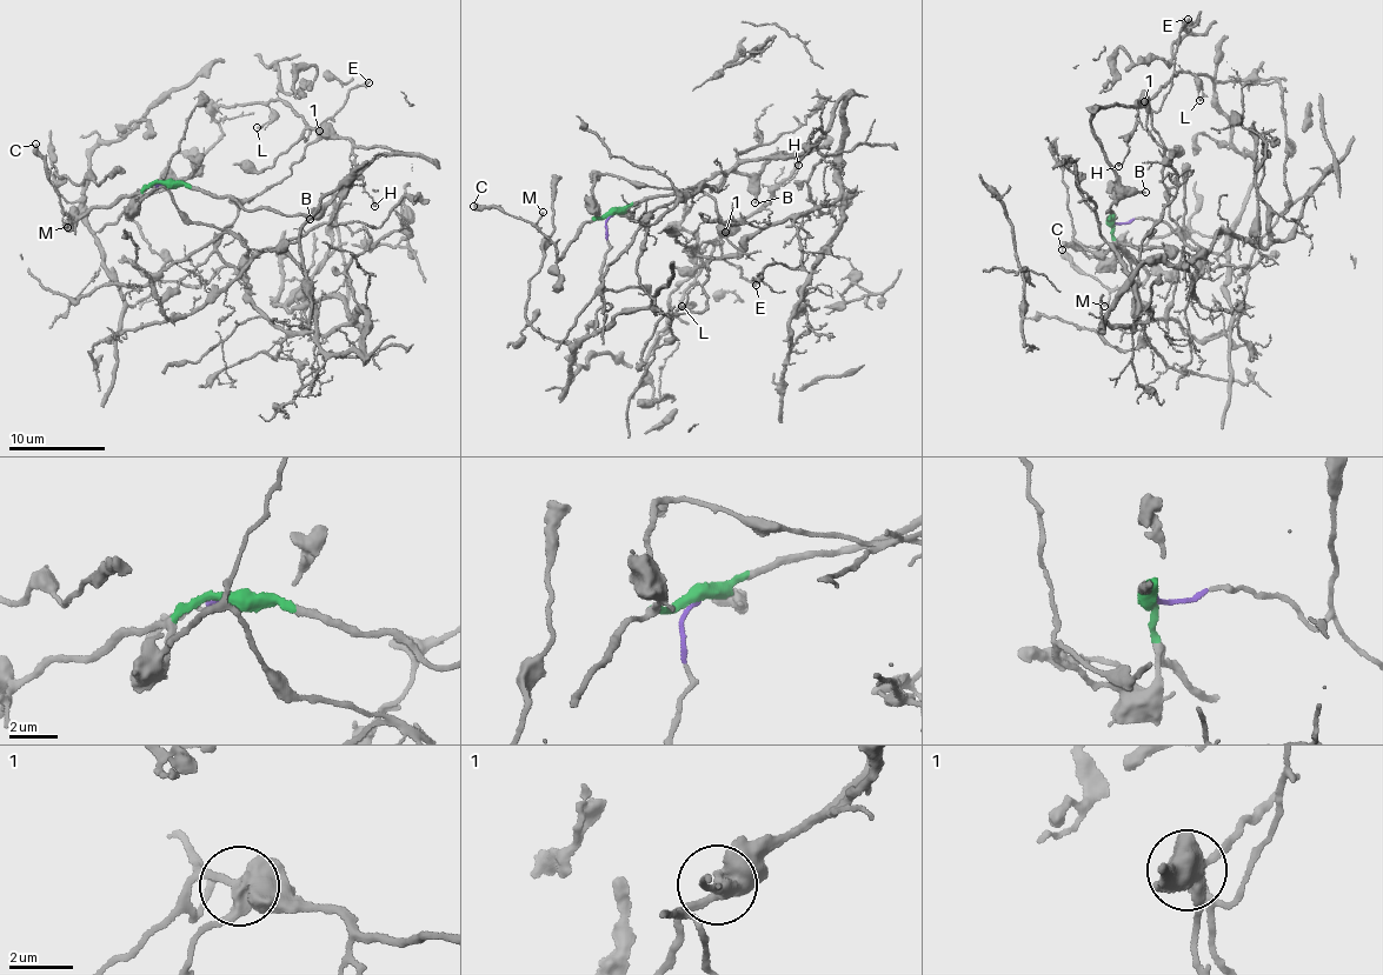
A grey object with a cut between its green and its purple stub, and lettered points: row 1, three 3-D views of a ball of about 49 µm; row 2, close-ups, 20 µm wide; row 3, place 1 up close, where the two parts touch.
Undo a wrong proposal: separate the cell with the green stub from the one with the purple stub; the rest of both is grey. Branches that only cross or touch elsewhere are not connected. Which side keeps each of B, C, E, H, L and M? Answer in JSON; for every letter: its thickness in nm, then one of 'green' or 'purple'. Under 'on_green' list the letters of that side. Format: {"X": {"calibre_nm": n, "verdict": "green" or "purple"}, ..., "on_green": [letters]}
{"B": {"calibre_nm": 140, "verdict": "green"}, "C": {"calibre_nm": 440, "verdict": "green"}, "E": {"calibre_nm": 240, "verdict": "green"}, "H": {"calibre_nm": 120, "verdict": "green"}, "L": {"calibre_nm": 130, "verdict": "green"}, "M": {"calibre_nm": 140, "verdict": "green"}, "on_green": ["B", "C", "E", "H", "L", "M"]}

